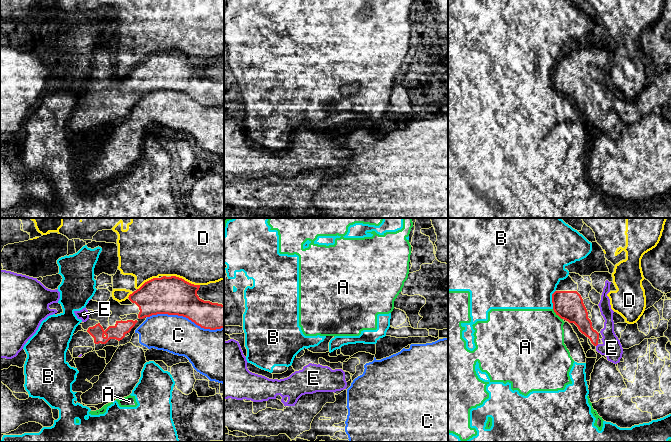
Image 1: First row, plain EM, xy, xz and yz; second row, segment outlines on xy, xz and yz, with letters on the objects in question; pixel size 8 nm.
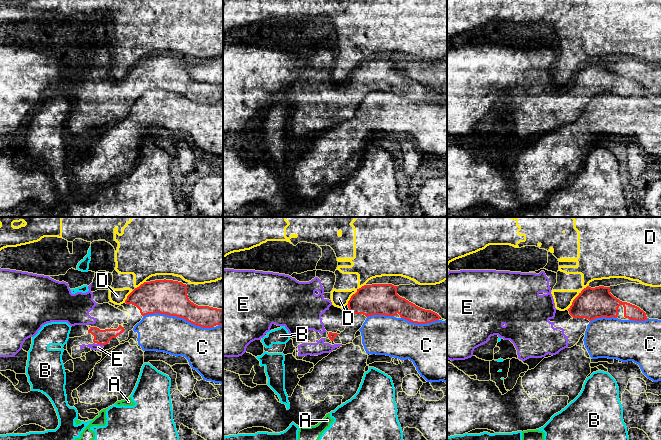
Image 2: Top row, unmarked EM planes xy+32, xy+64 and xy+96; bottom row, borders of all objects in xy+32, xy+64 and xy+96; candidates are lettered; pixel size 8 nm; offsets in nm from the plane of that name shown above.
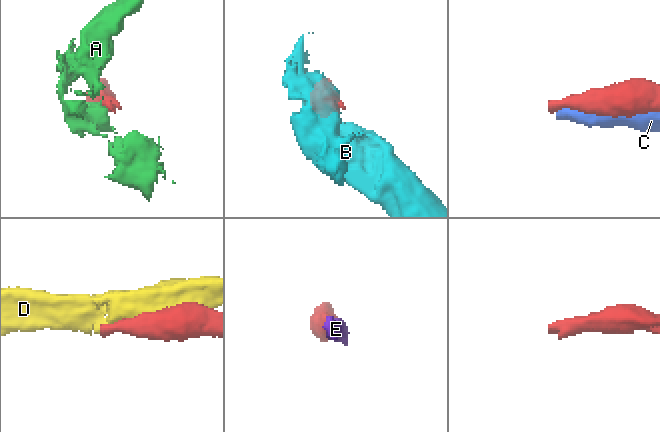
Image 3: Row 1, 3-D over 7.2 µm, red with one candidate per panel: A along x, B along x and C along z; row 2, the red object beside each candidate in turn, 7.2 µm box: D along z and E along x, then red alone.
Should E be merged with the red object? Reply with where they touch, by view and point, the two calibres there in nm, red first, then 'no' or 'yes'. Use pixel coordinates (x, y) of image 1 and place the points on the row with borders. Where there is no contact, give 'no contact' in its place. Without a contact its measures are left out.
no contact | yes

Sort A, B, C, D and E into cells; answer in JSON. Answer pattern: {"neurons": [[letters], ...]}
{"neurons": [["A", "B"], ["C"], ["D"], ["E"]]}

